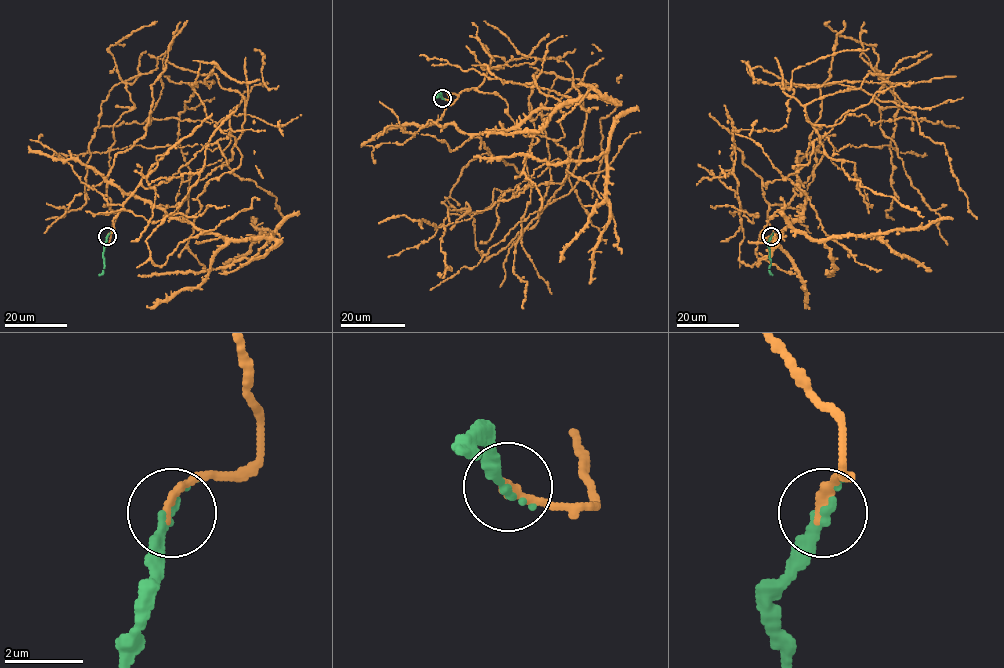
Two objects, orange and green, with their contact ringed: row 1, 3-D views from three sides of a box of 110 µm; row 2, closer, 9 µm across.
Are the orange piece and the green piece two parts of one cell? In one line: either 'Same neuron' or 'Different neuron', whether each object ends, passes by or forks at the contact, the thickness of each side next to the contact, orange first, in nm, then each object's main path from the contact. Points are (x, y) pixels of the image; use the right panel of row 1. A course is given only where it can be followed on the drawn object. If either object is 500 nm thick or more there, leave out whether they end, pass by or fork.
Same neuron. At the ring orange ends. At the ring green ends. Thickness 280 nm (orange) against 320 nm. Course of orange: (771, 236), (762, 186), (826, 135), (869, 204), (805, 106), (886, 75), (744, 62), (913, 112), (977, 219). Course of green: (771, 236), (768, 242), (771, 261), (768, 268), (772, 275)

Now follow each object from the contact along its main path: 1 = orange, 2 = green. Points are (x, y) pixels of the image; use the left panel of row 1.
1: (107, 236), (138, 186), (230, 135), (179, 205), (231, 160), (244, 99), (201, 62), (179, 118), (186, 219)
2: (107, 236), (103, 273), (99, 275)

